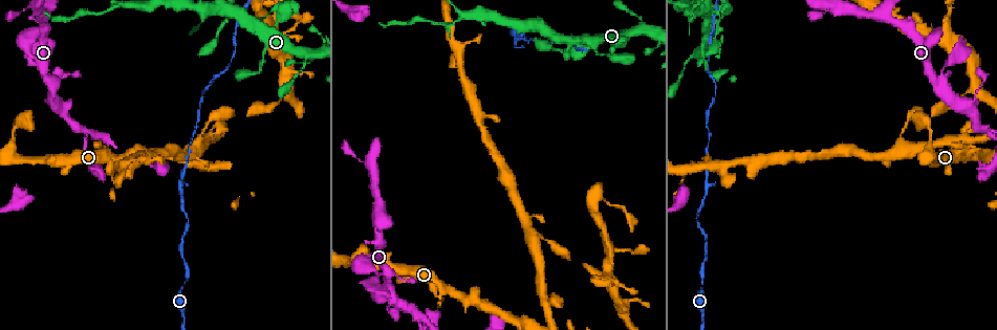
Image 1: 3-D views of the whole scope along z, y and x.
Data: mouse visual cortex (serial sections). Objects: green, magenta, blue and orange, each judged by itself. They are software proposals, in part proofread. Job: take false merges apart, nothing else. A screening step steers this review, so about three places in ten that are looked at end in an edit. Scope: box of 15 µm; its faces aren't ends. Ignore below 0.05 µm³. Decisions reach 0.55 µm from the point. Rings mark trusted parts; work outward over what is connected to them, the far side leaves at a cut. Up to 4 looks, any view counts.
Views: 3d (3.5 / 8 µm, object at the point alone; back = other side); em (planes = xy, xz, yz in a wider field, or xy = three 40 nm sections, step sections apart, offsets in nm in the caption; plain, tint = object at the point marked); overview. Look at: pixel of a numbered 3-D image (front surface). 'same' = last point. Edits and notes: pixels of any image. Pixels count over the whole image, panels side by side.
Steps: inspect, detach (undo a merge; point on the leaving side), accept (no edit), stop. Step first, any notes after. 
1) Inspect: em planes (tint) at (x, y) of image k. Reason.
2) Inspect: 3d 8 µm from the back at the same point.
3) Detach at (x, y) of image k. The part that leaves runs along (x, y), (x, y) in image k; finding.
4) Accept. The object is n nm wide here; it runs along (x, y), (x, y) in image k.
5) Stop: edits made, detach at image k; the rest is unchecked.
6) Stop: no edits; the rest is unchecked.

Inspect: 3d 3.5 µm at (183, 177) of image 1. Narrows sharply.

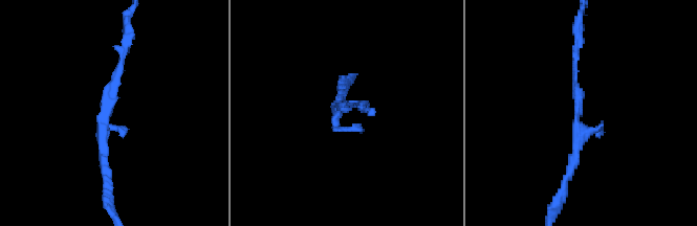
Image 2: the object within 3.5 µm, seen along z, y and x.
Accept. It runs along (109, 183), (103, 126), (125, 48) in image 2; all the same cell.

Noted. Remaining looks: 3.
Inspect: 3d 8 µm at (418, 314) of image 1. Arms run side by side.

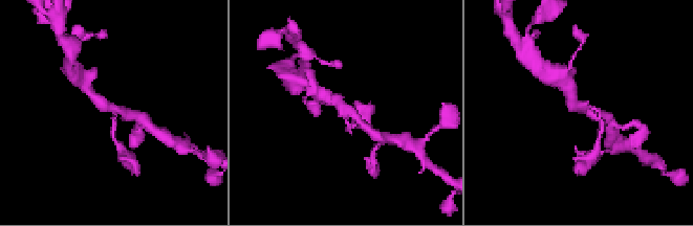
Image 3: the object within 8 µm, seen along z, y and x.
Inspect: 3d 3.5 µm at (580, 108) of image 3.

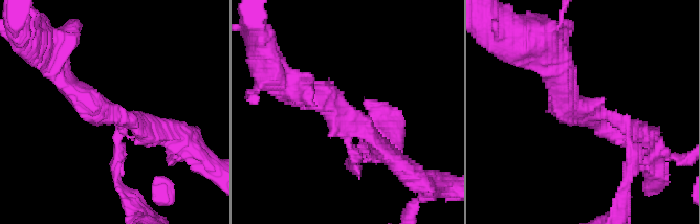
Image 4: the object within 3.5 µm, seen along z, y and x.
Inspect: em xy step 5 (tint) at (110, 113) of image 4. 3 arms meet here; the arms are 150, 300, 350 nm wide.

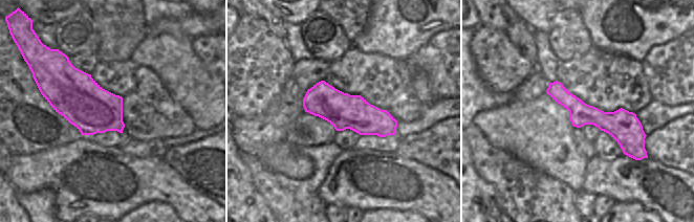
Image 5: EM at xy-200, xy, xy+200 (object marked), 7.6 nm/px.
Accept. The object is 280 nm wide here; it runs along (560, 75), (630, 147) in image 4; one cell here.

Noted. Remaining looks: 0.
Stop: no edits; the rest is unchecked.

